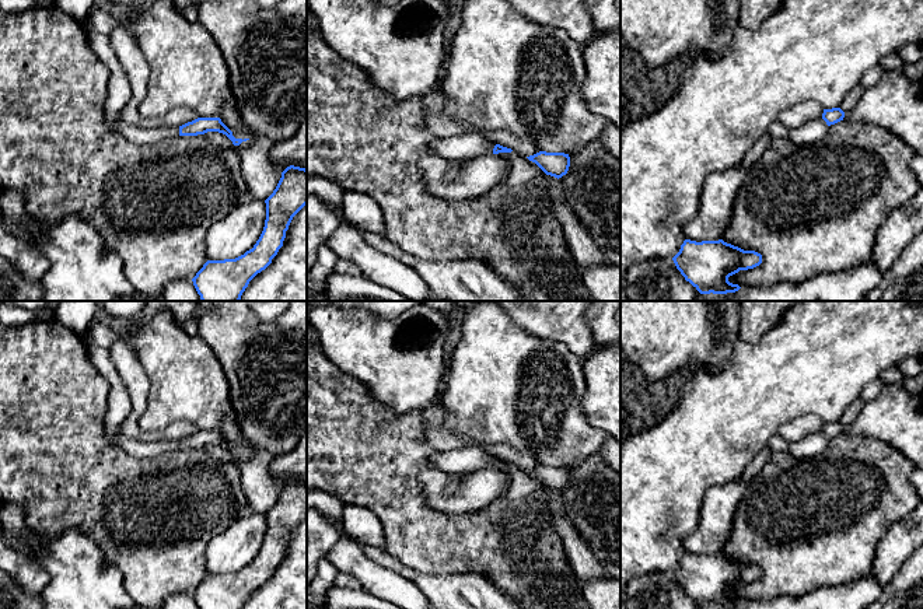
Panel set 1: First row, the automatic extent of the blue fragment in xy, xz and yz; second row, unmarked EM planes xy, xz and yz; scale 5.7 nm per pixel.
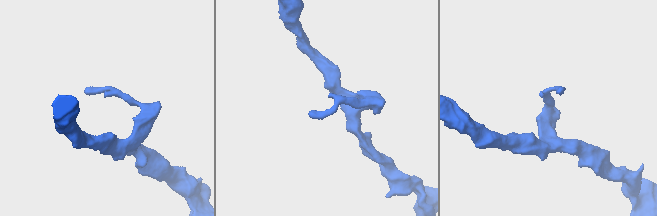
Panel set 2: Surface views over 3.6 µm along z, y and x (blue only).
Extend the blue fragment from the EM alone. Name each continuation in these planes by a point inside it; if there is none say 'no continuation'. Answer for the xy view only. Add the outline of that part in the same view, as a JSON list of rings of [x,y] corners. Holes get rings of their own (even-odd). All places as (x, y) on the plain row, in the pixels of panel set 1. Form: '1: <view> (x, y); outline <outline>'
1: xy (133, 447); outline [[[122,426],[115,433],[116,445],[134,458],[157,456],[179,449],[179,440],[172,441],[140,441],[129,438],[122,433]]]

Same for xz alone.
1: xz (469, 458); outline [[[466,445],[459,449],[436,452],[430,461],[445,473],[468,473],[485,468],[493,468],[496,456],[476,445]]]

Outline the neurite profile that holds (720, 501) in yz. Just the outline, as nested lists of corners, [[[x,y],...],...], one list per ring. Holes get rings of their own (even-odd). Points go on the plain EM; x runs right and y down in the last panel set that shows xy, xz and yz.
[[[765,447],[740,477],[713,486],[705,493],[699,524],[683,540],[686,553],[702,556],[723,552],[730,539],[737,507],[749,482],[766,466],[772,455],[773,451]]]

